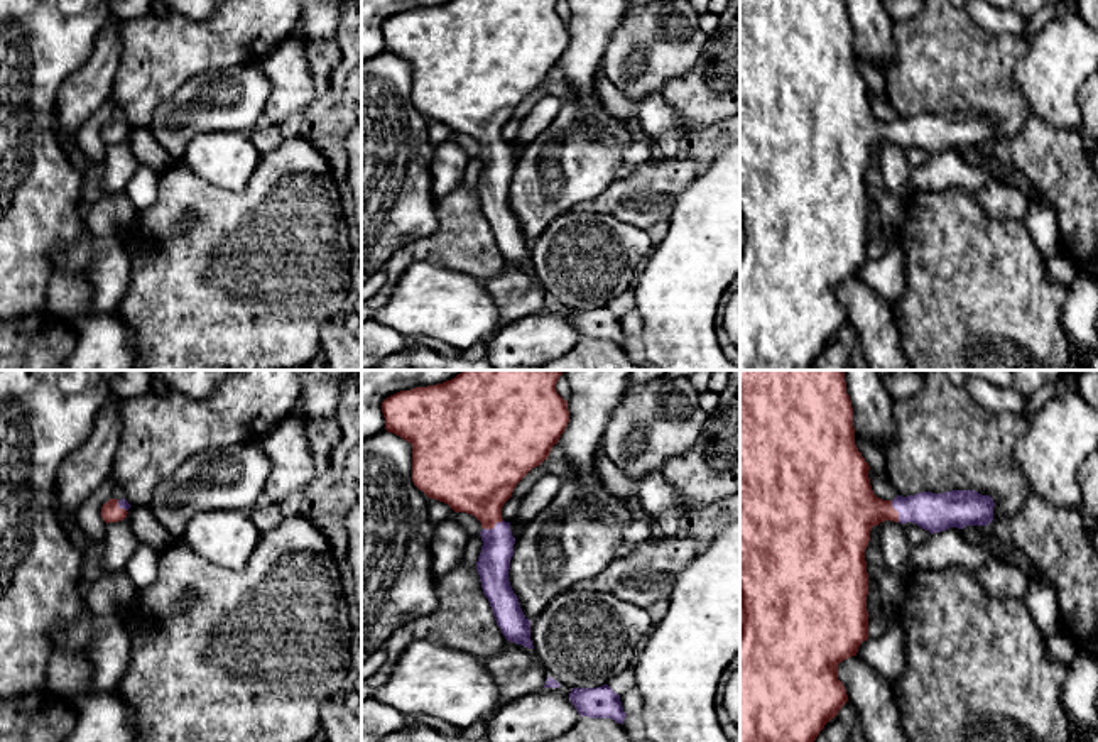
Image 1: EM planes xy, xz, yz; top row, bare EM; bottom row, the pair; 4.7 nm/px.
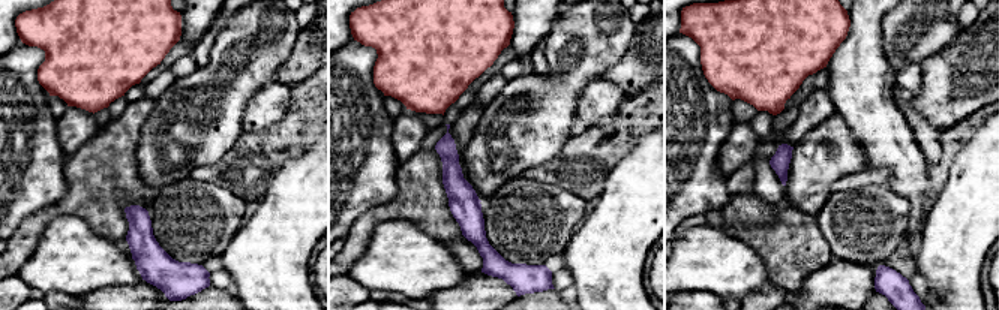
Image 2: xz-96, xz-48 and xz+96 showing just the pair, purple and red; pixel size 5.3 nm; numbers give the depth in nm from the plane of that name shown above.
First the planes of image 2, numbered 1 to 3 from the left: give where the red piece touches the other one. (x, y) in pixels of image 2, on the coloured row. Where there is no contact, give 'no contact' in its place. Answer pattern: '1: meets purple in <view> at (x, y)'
1: no contact
2: no contact
3: no contact

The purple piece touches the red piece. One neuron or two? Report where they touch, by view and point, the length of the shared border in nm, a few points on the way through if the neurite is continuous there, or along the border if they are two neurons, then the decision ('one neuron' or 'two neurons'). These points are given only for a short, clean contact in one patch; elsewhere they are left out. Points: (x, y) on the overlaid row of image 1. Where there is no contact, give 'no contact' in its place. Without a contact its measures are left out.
meets purple in xz at (494, 528); contact 110 nm long; runs through xz (494, 561), (494, 528), (478, 479); one neuron

